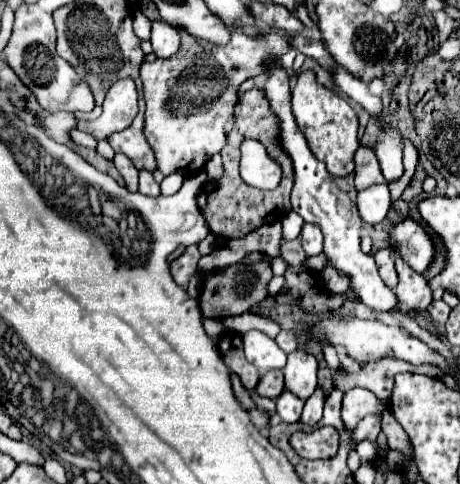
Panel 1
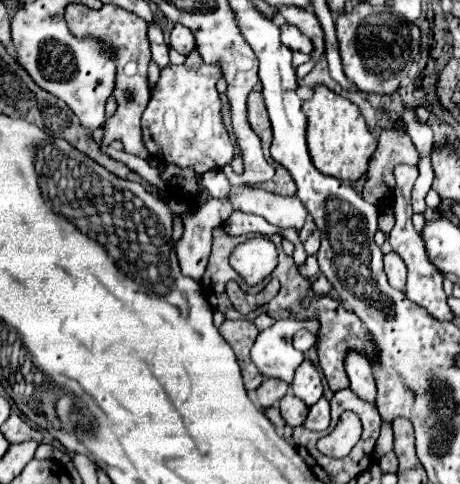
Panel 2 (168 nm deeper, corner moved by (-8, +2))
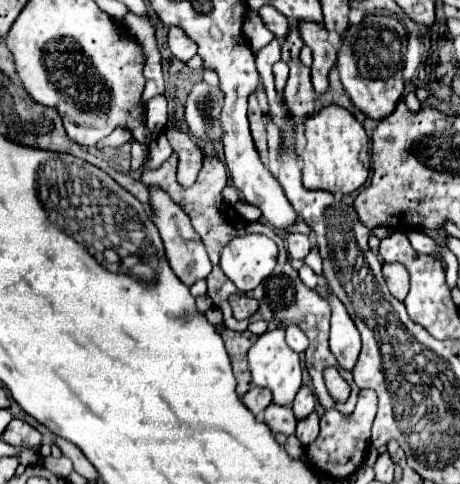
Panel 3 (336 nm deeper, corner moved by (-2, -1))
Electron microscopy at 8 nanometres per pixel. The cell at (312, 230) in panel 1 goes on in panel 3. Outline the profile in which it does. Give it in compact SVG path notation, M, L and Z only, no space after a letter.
M288 234L288 242L286 242L286 250L288 250L288 256L290 258L296 258L296 260L304 260L310 252L310 240L308 236L304 234Z

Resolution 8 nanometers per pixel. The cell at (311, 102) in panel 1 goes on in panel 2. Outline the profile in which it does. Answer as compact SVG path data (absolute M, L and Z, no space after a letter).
M324 85L314 87L312 99L302 105L308 117L308 149L314 167L324 173L338 177L342 181L356 181L368 169L368 159L376 149L376 139L368 131L360 109L346 97L330 91Z

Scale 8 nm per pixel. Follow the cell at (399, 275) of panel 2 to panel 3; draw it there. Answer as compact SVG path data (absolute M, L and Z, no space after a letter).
M384 264L382 270L384 270L384 278L386 278L390 294L402 302L408 294L408 272L406 272L406 268L402 264Z

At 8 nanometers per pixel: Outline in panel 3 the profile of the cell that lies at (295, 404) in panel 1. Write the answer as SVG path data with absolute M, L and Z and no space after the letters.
M270 404L264 410L264 422L270 426L270 430L274 434L282 432L282 434L290 436L290 434L294 434L294 428L296 428L296 416L294 416L294 412L292 412L290 406Z

